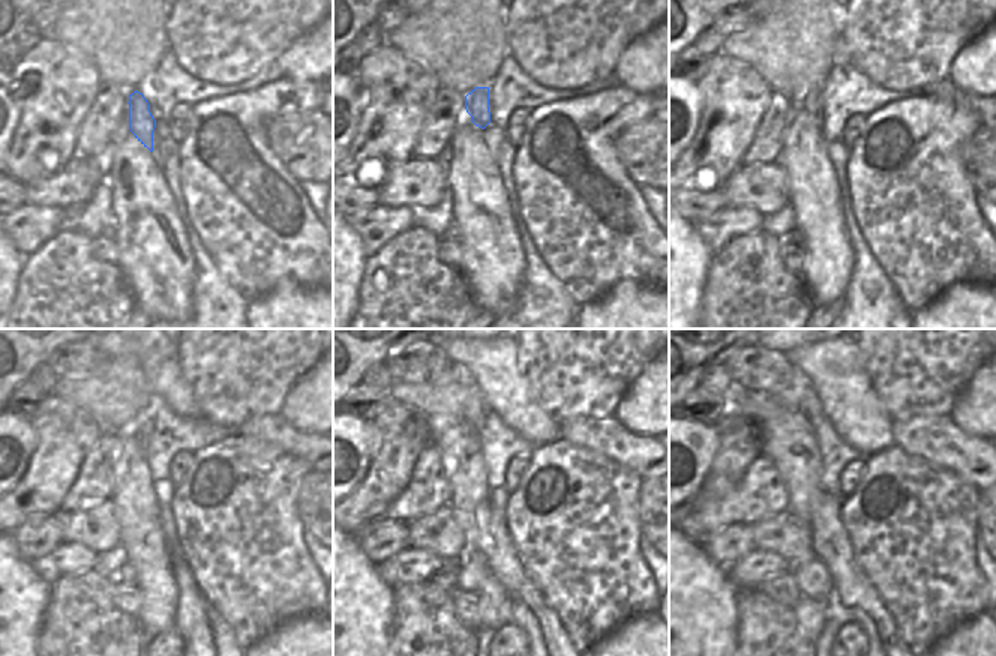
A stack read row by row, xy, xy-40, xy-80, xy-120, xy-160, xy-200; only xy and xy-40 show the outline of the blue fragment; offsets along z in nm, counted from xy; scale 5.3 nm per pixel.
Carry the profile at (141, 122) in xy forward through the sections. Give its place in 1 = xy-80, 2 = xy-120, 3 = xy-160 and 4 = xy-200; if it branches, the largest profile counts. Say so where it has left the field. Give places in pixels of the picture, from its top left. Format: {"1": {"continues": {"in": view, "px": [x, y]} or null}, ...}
{"1": {"continues": {"in": "xy-80", "px": [812, 101]}}, "2": {"continues": {"in": "xy-120", "px": [141, 428]}}, "3": {"continues": {"in": "xy-160", "px": [474, 407]}}, "4": {"continues": {"in": "xy-200", "px": [801, 397]}}}

